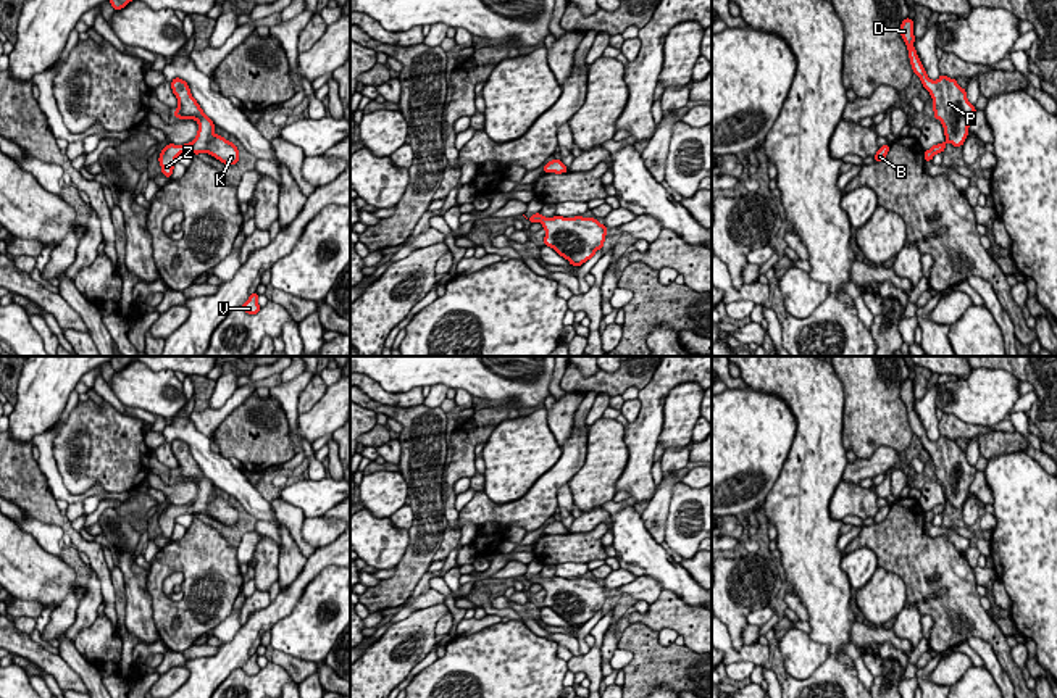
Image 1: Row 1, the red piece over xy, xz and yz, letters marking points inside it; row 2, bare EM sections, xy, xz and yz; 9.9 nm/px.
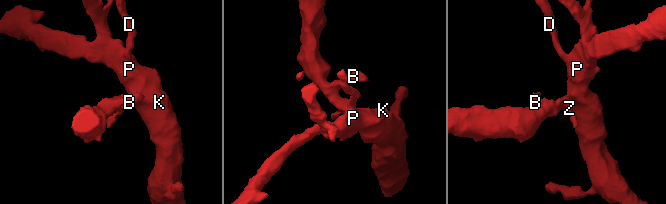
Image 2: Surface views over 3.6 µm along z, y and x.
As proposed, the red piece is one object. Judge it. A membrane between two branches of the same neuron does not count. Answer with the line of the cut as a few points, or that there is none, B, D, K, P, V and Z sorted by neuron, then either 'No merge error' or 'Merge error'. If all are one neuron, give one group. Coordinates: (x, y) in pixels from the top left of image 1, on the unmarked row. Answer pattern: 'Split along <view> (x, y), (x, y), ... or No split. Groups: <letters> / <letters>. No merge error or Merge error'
No split. Groups: B D K P V Z. No merge error

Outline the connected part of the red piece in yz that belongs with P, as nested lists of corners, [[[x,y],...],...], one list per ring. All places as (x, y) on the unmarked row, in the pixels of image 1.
[[[905,379],[900,385],[900,397],[907,406],[909,419],[913,434],[921,440],[923,448],[930,453],[933,459],[933,472],[936,480],[944,487],[946,501],[942,505],[933,506],[930,511],[925,511],[925,524],[931,522],[936,514],[942,514],[946,505],[954,508],[962,508],[968,488],[976,476],[975,467],[967,461],[967,451],[962,450],[955,440],[950,440],[944,435],[938,442],[931,442],[926,437],[926,432],[917,416],[913,408],[913,382]]]

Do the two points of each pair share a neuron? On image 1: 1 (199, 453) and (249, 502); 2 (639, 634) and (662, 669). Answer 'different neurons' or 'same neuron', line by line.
1: same neuron
2: same neuron

